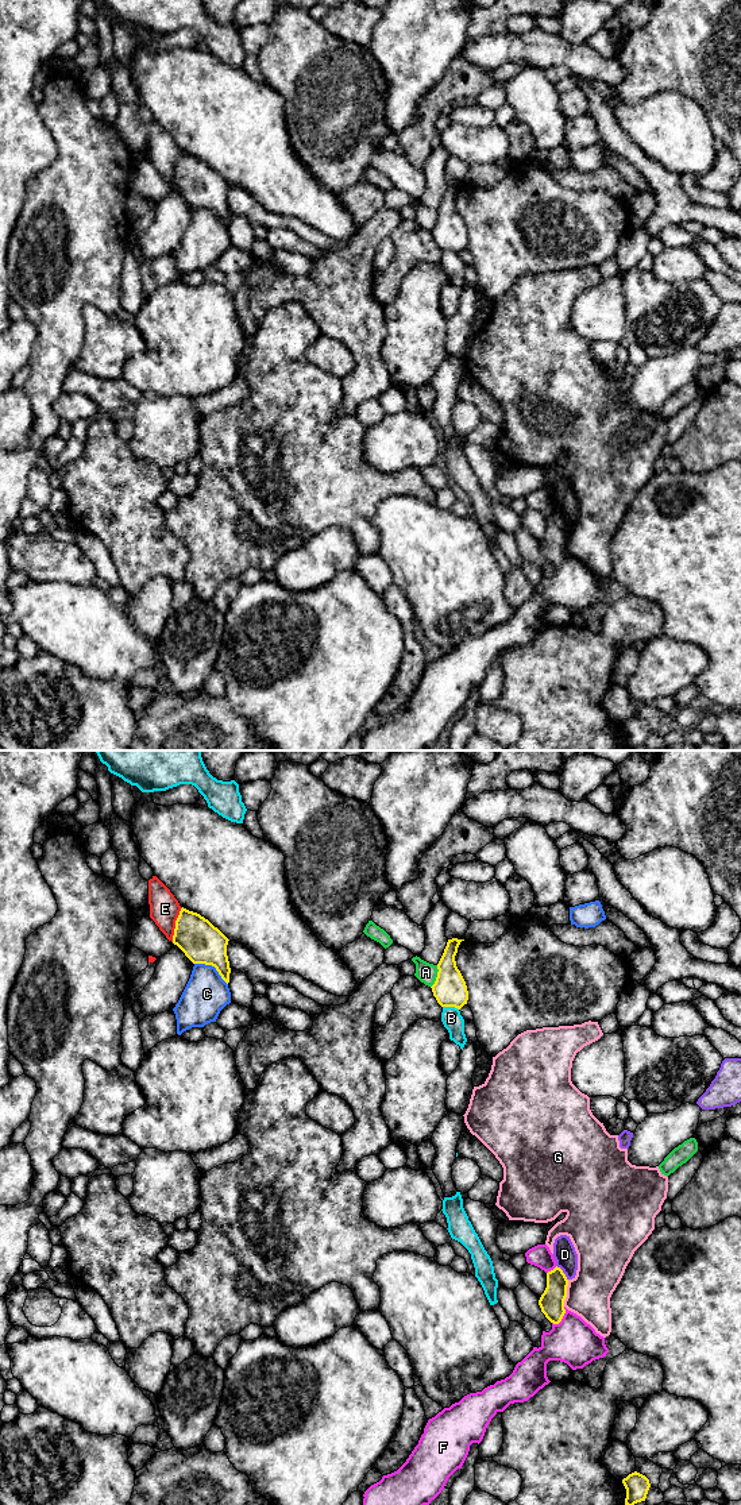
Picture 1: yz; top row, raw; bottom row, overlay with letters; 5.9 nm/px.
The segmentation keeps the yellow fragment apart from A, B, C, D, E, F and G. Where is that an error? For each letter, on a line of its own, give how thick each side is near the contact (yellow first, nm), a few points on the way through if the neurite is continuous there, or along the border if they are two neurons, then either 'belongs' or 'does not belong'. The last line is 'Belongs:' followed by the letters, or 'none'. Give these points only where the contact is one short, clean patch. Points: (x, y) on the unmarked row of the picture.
A: calibres 200 and 120 nm; does not belong
B: calibres 200 and 120 nm; does not belong
C: calibres 240 and 260 nm; does not belong
D: calibres 140 and 140 nm; border yz (556, 509), (567, 524); does not belong
E: calibres 240 and 180 nm; does not belong
F: calibres 140 and 280 nm; does not belong
G: calibres 140 and 280 nm; does not belong
Belongs: none

